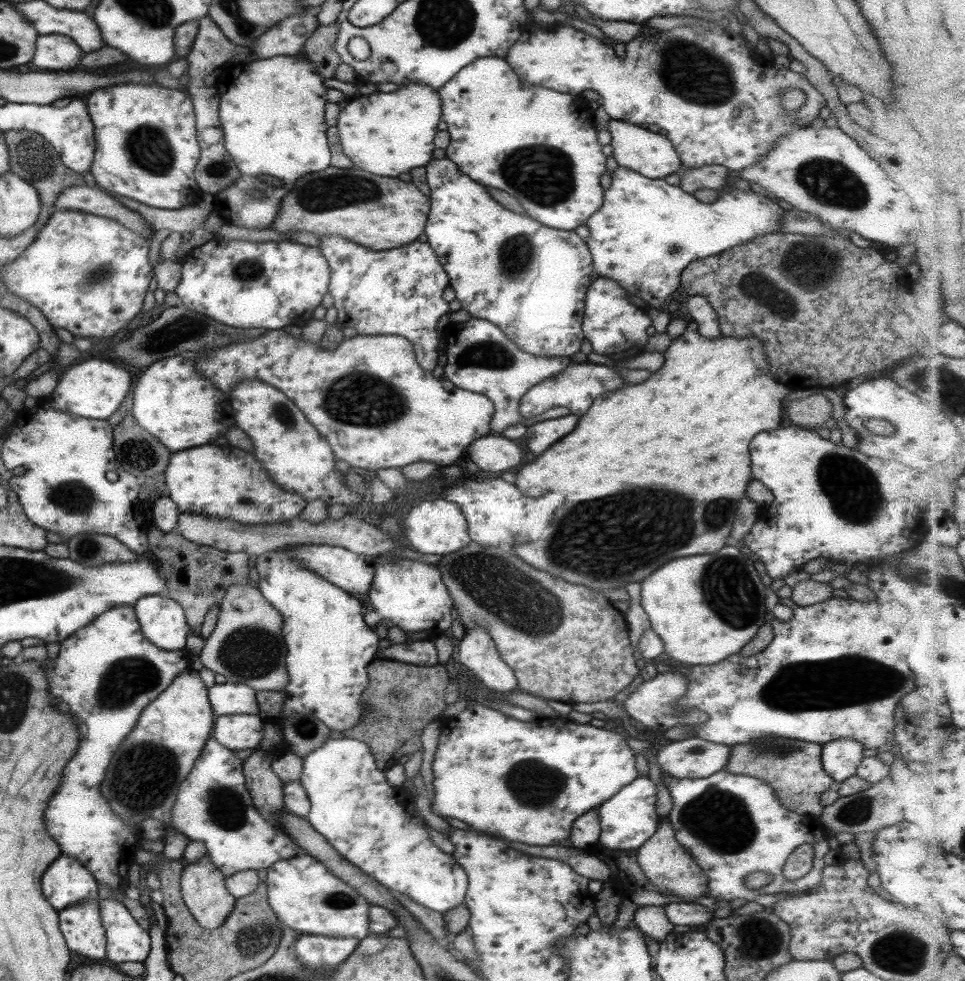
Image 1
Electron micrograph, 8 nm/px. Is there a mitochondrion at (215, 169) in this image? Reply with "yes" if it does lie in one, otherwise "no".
yes

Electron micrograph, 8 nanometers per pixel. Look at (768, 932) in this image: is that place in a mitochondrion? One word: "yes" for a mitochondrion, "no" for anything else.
yes

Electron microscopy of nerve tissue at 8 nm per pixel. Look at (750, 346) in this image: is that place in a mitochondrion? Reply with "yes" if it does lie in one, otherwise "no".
no

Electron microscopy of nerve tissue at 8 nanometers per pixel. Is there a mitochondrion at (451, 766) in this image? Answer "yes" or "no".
no

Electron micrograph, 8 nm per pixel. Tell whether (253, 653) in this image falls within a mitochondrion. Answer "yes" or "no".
yes

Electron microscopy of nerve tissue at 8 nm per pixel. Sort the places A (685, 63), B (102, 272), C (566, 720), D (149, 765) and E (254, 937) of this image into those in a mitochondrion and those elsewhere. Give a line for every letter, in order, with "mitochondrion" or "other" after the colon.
A: mitochondrion
B: mitochondrion
C: other
D: mitochondrion
E: mitochondrion

